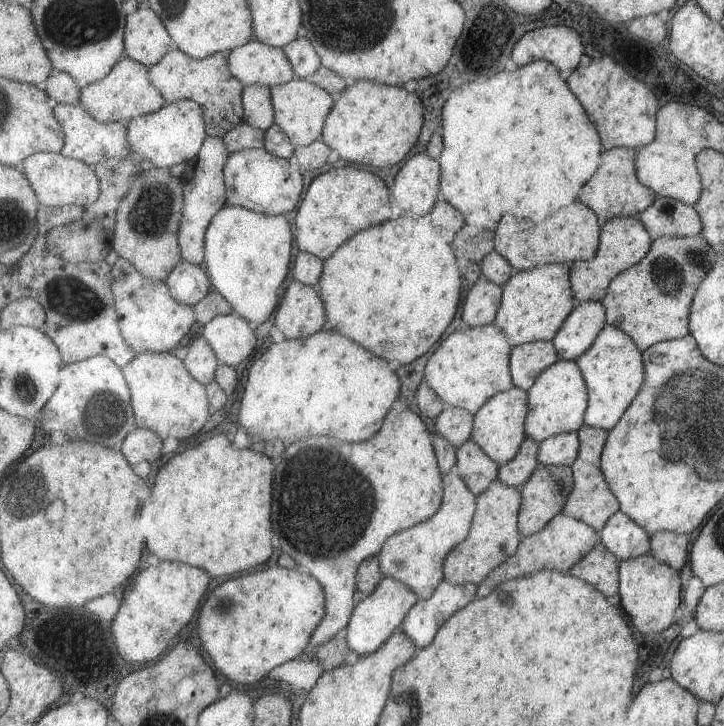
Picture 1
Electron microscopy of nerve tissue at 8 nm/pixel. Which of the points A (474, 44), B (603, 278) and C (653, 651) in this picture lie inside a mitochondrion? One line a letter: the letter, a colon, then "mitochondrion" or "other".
A: other
B: other
C: other

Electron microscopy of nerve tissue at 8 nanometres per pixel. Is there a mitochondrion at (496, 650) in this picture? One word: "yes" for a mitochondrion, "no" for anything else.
no

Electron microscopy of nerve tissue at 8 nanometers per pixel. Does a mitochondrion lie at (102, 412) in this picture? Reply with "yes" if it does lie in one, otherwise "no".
yes

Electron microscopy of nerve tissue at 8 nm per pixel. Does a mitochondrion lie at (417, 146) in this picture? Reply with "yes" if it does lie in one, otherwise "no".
no

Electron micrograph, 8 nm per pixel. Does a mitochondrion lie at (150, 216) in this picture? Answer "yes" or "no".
yes

